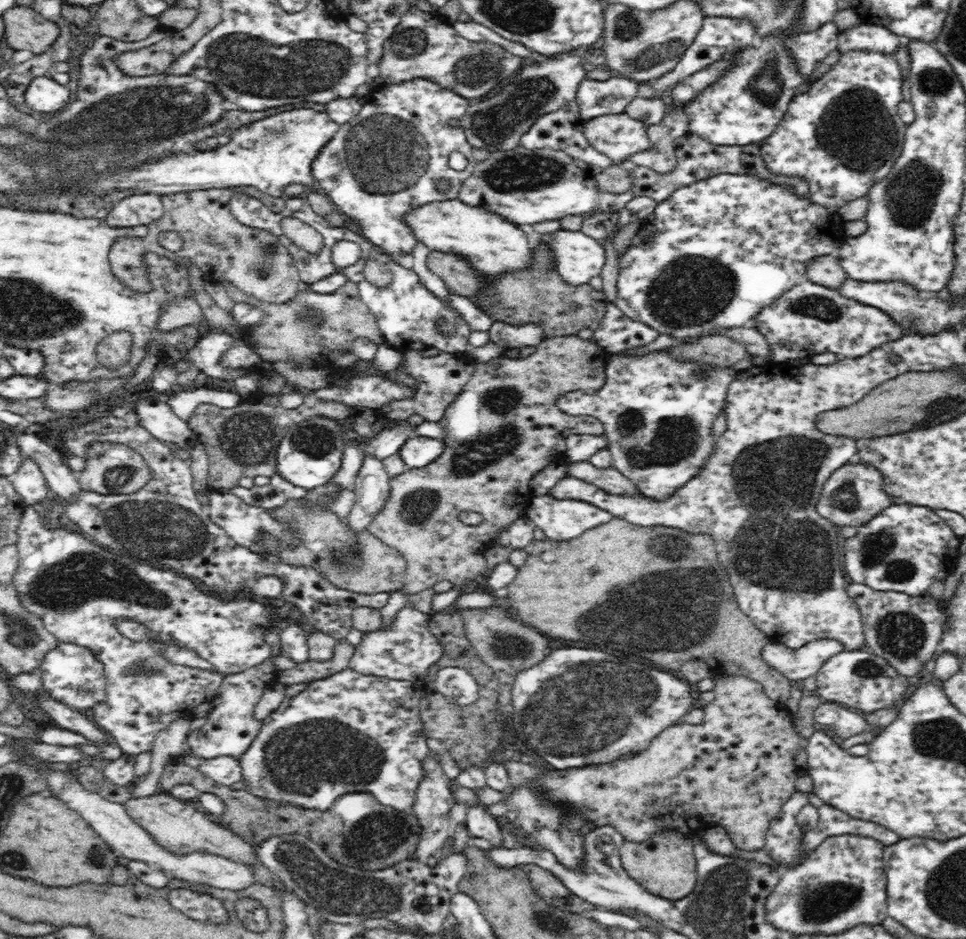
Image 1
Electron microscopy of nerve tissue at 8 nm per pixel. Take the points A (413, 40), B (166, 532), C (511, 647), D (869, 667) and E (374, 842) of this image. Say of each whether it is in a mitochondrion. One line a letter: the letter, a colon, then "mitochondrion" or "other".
A: mitochondrion
B: mitochondrion
C: mitochondrion
D: mitochondrion
E: mitochondrion

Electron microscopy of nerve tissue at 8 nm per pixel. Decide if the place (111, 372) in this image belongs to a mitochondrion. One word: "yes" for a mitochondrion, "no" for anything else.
no

